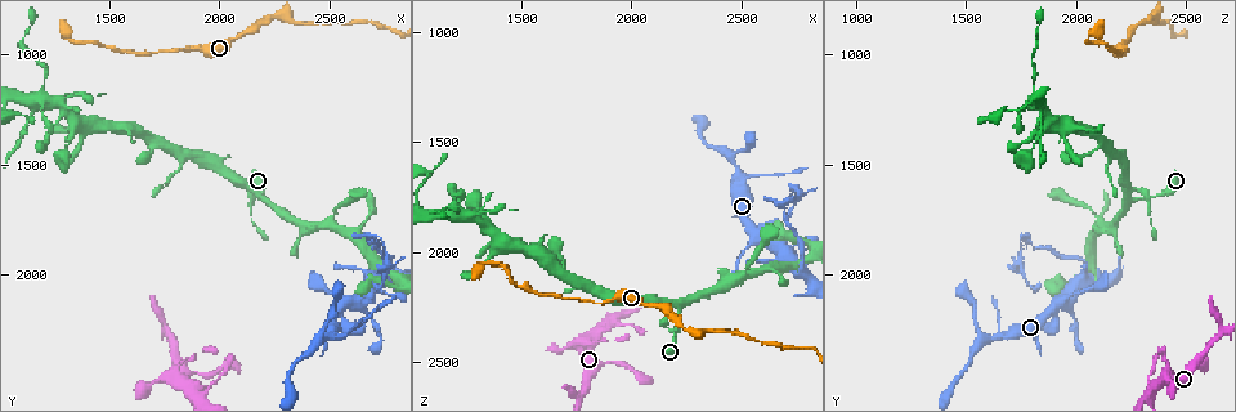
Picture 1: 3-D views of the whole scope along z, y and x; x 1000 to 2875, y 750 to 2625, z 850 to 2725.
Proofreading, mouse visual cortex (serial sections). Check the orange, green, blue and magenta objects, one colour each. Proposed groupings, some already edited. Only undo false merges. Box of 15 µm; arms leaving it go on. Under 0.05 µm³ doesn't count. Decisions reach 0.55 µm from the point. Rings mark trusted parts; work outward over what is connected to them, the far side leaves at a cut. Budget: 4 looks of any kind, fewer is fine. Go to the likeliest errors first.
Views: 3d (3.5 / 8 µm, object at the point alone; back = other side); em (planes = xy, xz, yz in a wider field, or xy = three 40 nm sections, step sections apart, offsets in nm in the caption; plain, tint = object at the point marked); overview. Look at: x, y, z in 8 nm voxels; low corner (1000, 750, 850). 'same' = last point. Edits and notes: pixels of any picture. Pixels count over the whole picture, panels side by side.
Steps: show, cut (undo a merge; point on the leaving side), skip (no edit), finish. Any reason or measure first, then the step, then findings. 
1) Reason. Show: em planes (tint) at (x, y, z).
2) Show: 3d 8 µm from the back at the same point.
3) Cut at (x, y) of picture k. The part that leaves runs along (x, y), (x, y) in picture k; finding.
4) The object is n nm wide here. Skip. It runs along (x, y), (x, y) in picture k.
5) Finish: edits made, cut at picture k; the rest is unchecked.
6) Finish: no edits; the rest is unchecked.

Sharp bend. Show: 3d 3.5 µm at (2730, 1830, 1760).

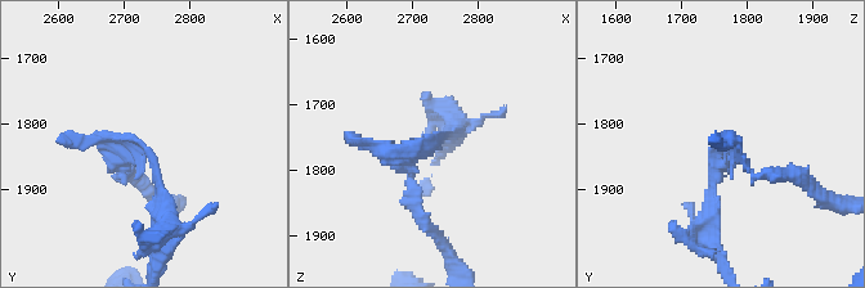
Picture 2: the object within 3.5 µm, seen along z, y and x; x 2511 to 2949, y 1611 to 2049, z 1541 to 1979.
Show: em planes (tint) at (2720, 1830, 1765).

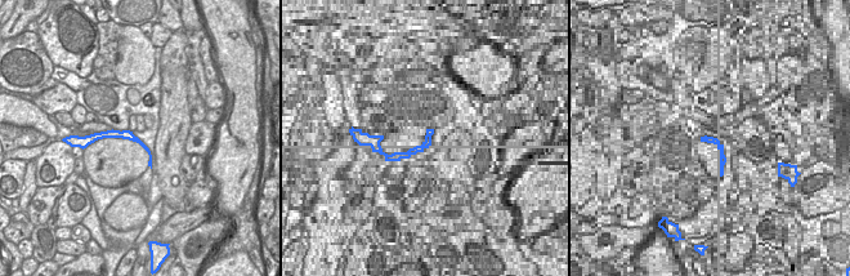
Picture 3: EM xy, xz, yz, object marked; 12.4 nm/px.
The object is 130 nm wide here. Skip. It runs along (417, 207), (406, 162), (452, 133) in picture 2; all the same cell.

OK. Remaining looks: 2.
Four arms meet. Show: 3d 8 µm at (2210, 1660, 2250).

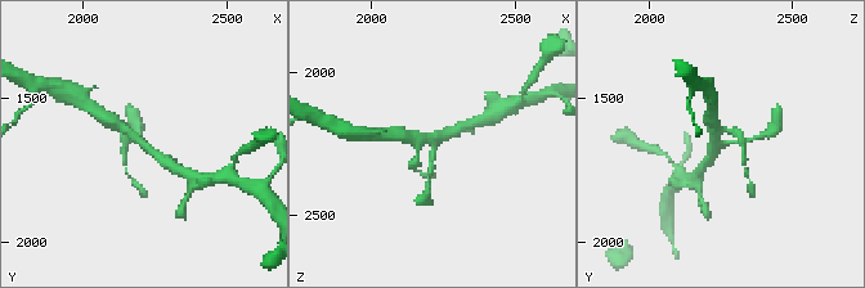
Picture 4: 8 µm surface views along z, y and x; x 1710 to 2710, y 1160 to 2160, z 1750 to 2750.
4 arms meet here; the arms are 150, 200, 250, 300 nm wide; shape alone is not enough. Show: em planes (tint) at (2200, 1660, 2250).

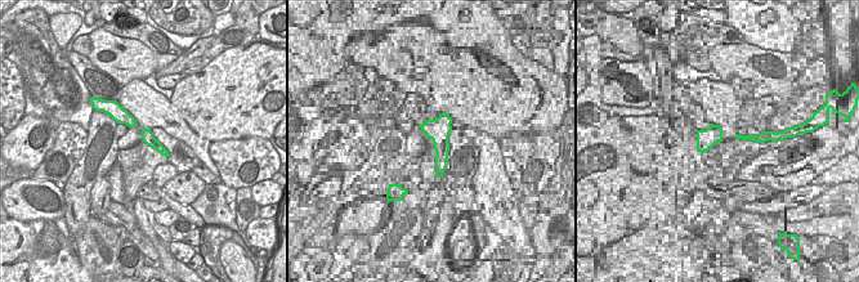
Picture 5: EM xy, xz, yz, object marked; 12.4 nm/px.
Skip. It runs along (429, 178), (434, 144), (402, 135) in picture 4; one cell here.

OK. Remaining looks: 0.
Finish: no edits; the rest is unchecked.

